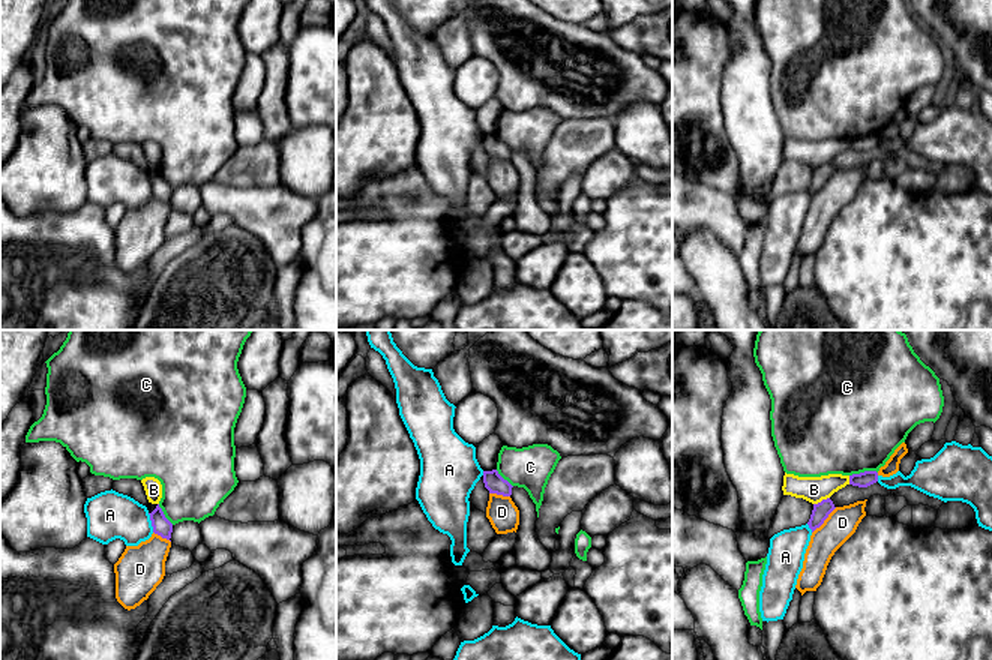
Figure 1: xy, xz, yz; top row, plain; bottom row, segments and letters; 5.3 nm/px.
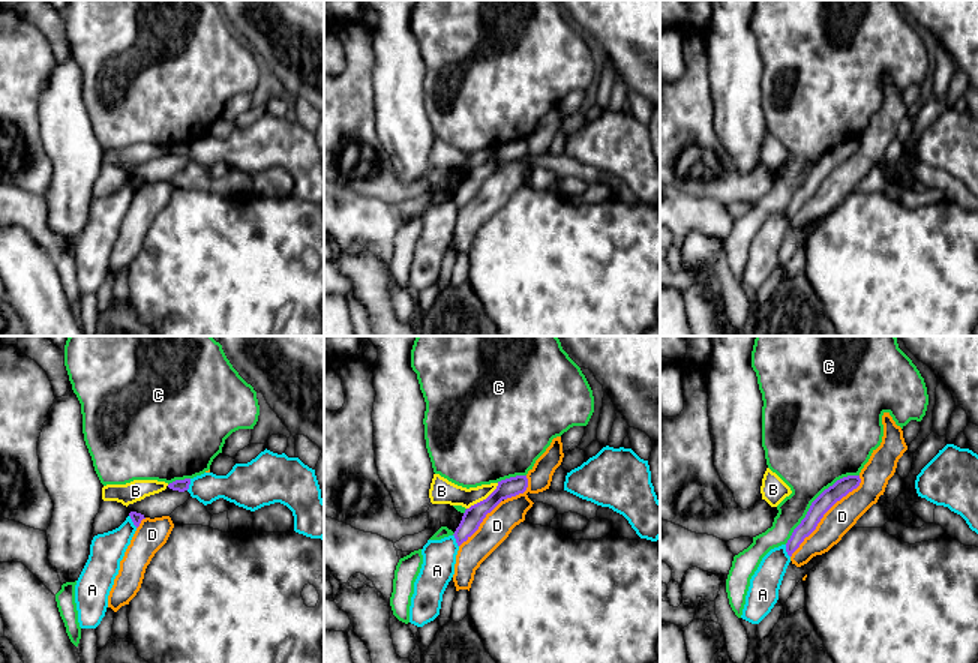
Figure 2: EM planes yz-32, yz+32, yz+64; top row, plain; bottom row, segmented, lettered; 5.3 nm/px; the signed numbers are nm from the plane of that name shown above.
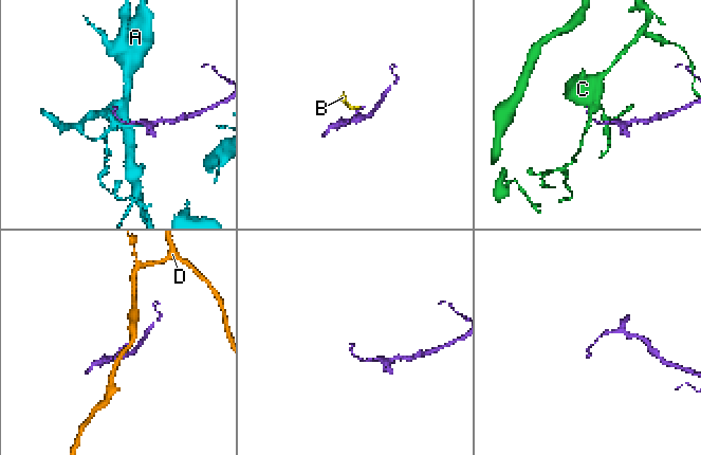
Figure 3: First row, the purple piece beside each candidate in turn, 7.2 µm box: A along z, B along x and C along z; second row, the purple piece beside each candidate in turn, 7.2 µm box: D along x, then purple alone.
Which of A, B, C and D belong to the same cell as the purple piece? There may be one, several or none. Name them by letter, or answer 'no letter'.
no letter

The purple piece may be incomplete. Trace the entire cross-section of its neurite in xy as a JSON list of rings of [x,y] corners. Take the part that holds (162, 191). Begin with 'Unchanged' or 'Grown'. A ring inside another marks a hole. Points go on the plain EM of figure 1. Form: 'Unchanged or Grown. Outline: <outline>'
Unchanged. Outline: [[[159,168],[149,178],[150,178],[153,196],[161,200],[162,202],[170,204],[171,196],[173,196],[173,188],[165,182],[165,178],[164,178],[162,172],[159,171]]]

